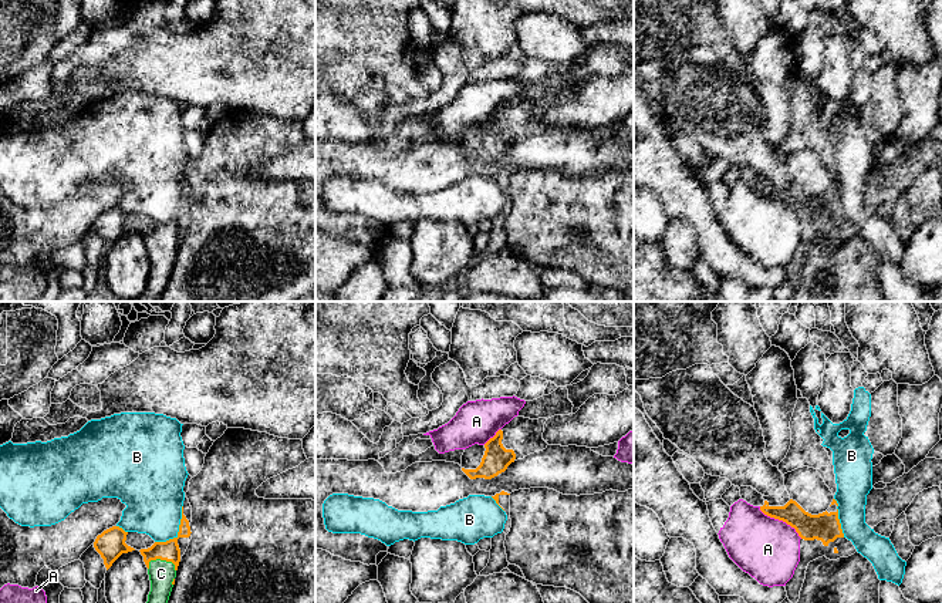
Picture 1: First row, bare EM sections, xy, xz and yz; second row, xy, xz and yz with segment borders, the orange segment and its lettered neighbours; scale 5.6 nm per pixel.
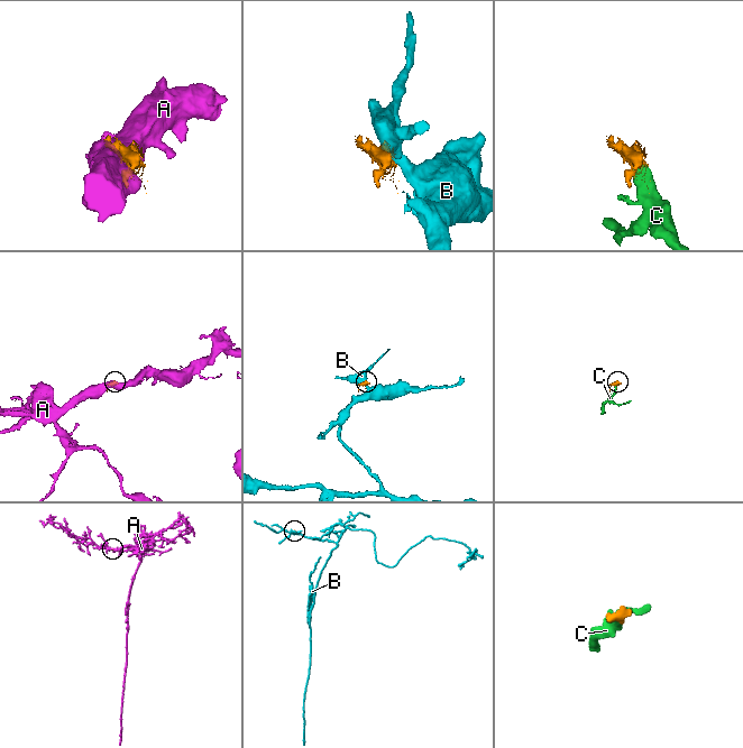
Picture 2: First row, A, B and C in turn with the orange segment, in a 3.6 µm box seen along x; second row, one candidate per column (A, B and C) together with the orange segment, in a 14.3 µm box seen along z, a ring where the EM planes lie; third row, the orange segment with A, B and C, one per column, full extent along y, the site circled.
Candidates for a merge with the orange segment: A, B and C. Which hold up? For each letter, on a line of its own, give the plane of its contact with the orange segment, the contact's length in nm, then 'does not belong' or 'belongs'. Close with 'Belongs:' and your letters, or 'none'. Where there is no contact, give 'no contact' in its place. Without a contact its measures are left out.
A: contact in yz; length 300 nm; does not belong
B: contact in xy; length 260 nm; does not belong
C: contact in xy; length 170 nm; belongs
Belongs: C

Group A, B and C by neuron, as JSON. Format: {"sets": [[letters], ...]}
{"sets": [["A"], ["B"], ["C"]]}

